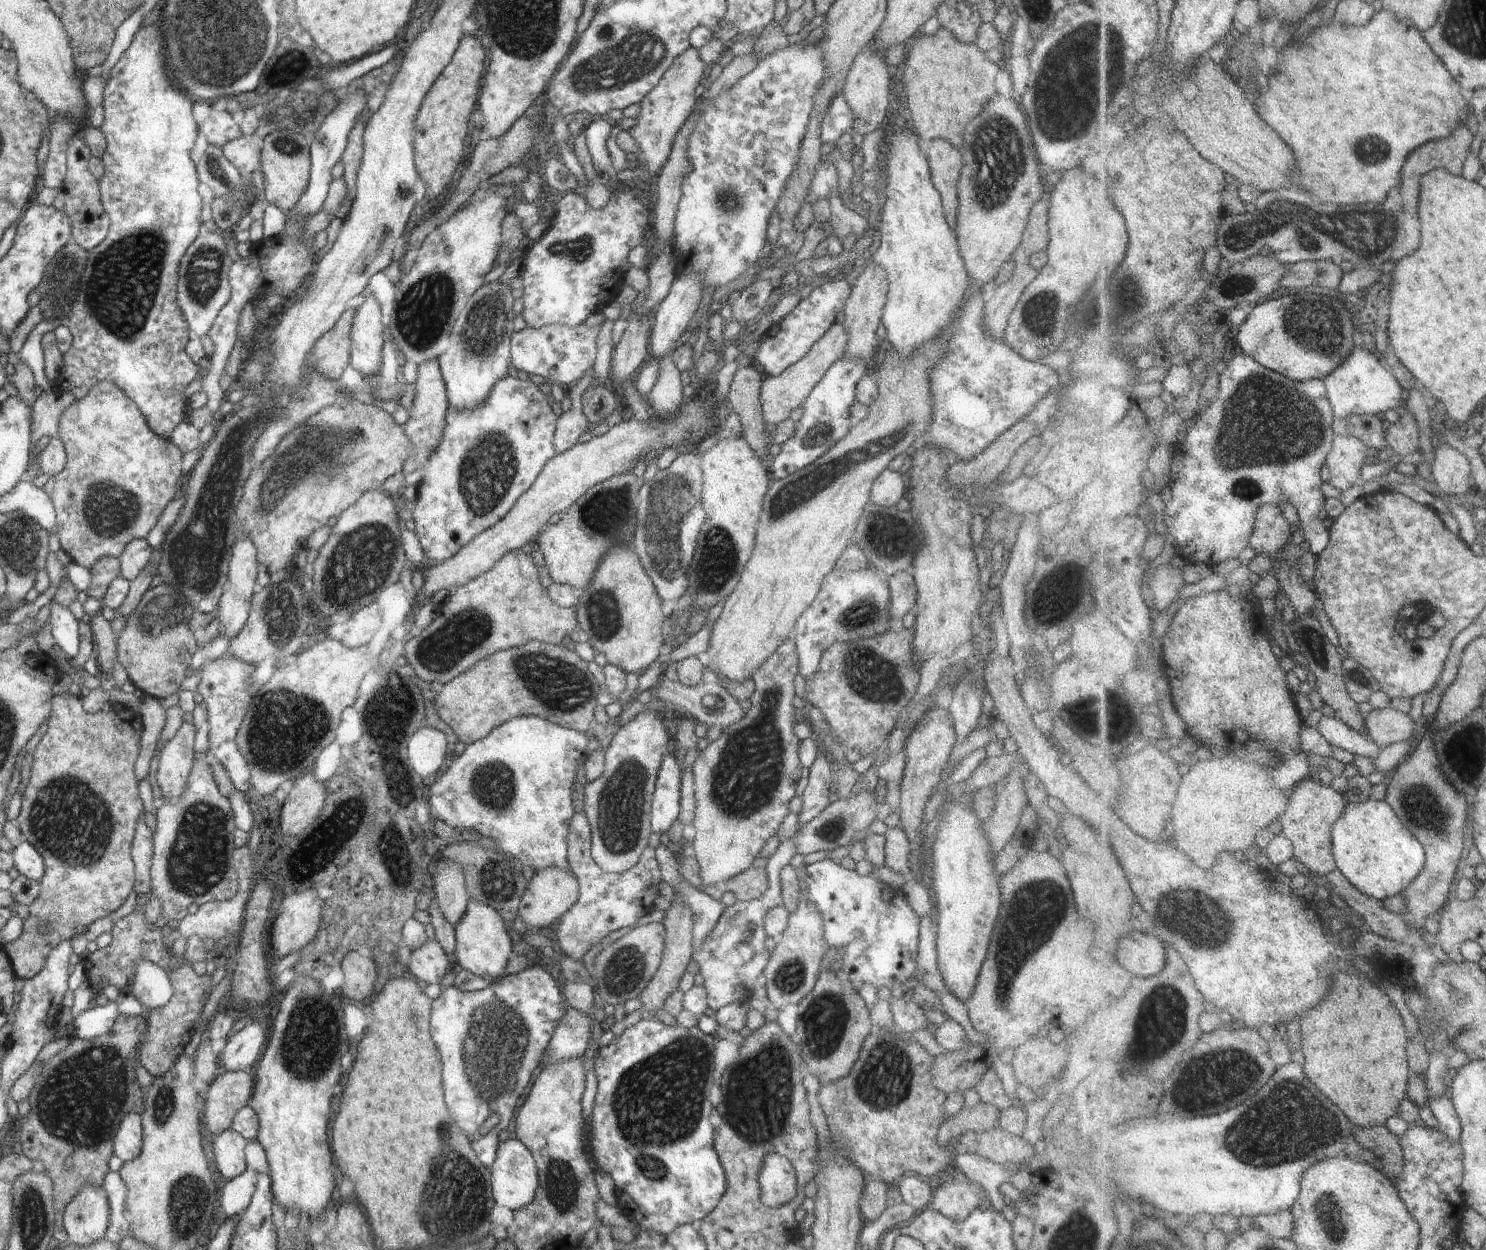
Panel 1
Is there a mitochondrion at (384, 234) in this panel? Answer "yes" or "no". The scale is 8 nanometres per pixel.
yes

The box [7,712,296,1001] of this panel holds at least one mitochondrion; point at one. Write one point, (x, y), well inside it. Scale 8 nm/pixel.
(62, 797)

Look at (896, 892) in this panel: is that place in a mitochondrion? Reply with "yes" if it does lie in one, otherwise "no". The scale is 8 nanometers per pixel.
no

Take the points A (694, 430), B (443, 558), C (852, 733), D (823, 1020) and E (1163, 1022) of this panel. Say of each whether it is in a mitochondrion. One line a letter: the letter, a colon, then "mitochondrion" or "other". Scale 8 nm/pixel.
A: other
B: other
C: other
D: mitochondrion
E: mitochondrion

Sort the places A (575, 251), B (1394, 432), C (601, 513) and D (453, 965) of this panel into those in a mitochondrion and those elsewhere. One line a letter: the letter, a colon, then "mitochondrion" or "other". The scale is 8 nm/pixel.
A: mitochondrion
B: other
C: mitochondrion
D: other

